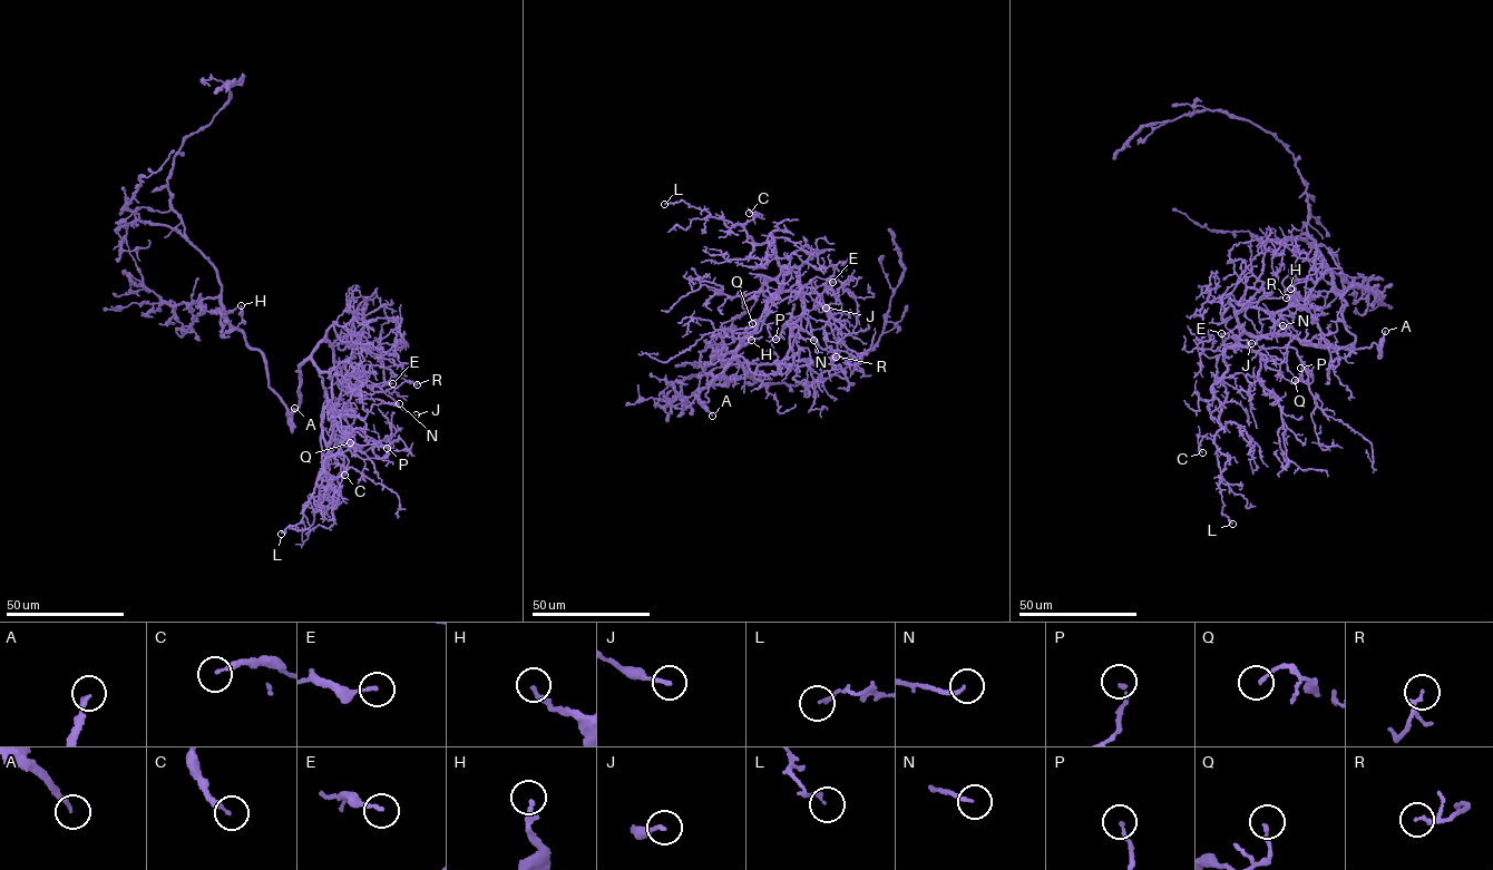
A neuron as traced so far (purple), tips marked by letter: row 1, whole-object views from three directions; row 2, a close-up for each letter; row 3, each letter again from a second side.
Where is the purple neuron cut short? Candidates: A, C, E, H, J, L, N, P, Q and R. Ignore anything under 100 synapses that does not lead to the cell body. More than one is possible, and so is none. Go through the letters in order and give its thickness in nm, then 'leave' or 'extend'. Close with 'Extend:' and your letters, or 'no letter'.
A: 160 nm thick; extend
C: 200 nm thick; leave
E: 150 nm thick; leave
H: 240 nm thick; leave
J: 150 nm thick; leave
L: 150 nm thick; leave
N: 160 nm thick; leave
P: 140 nm thick; leave
Q: 140 nm thick; leave
R: 160 nm thick; leave
Extend: A

